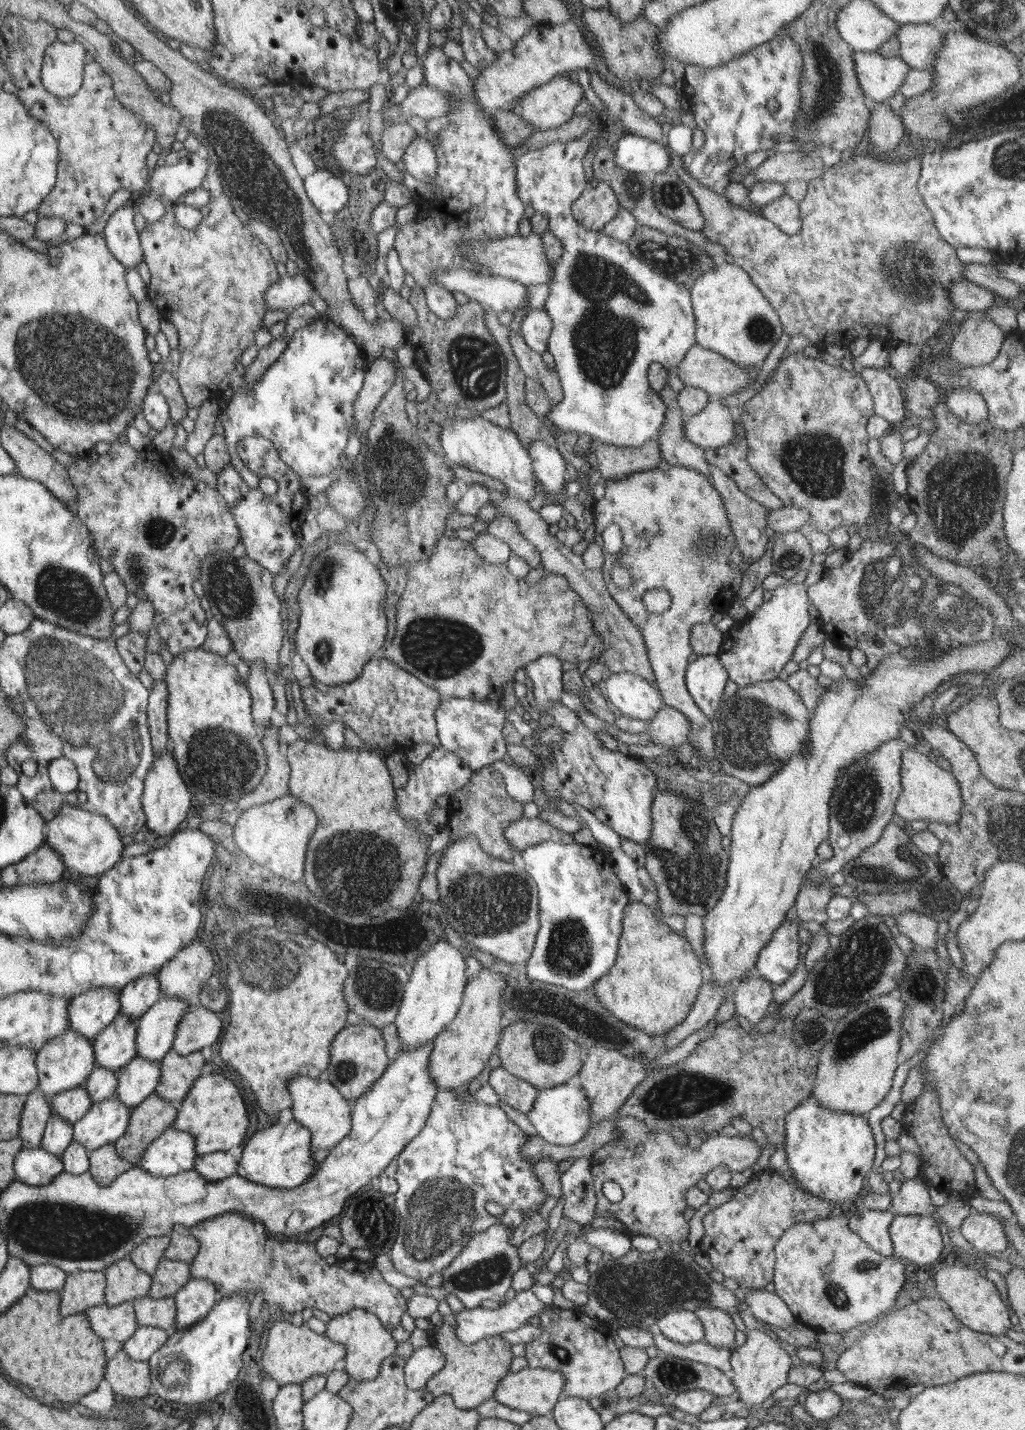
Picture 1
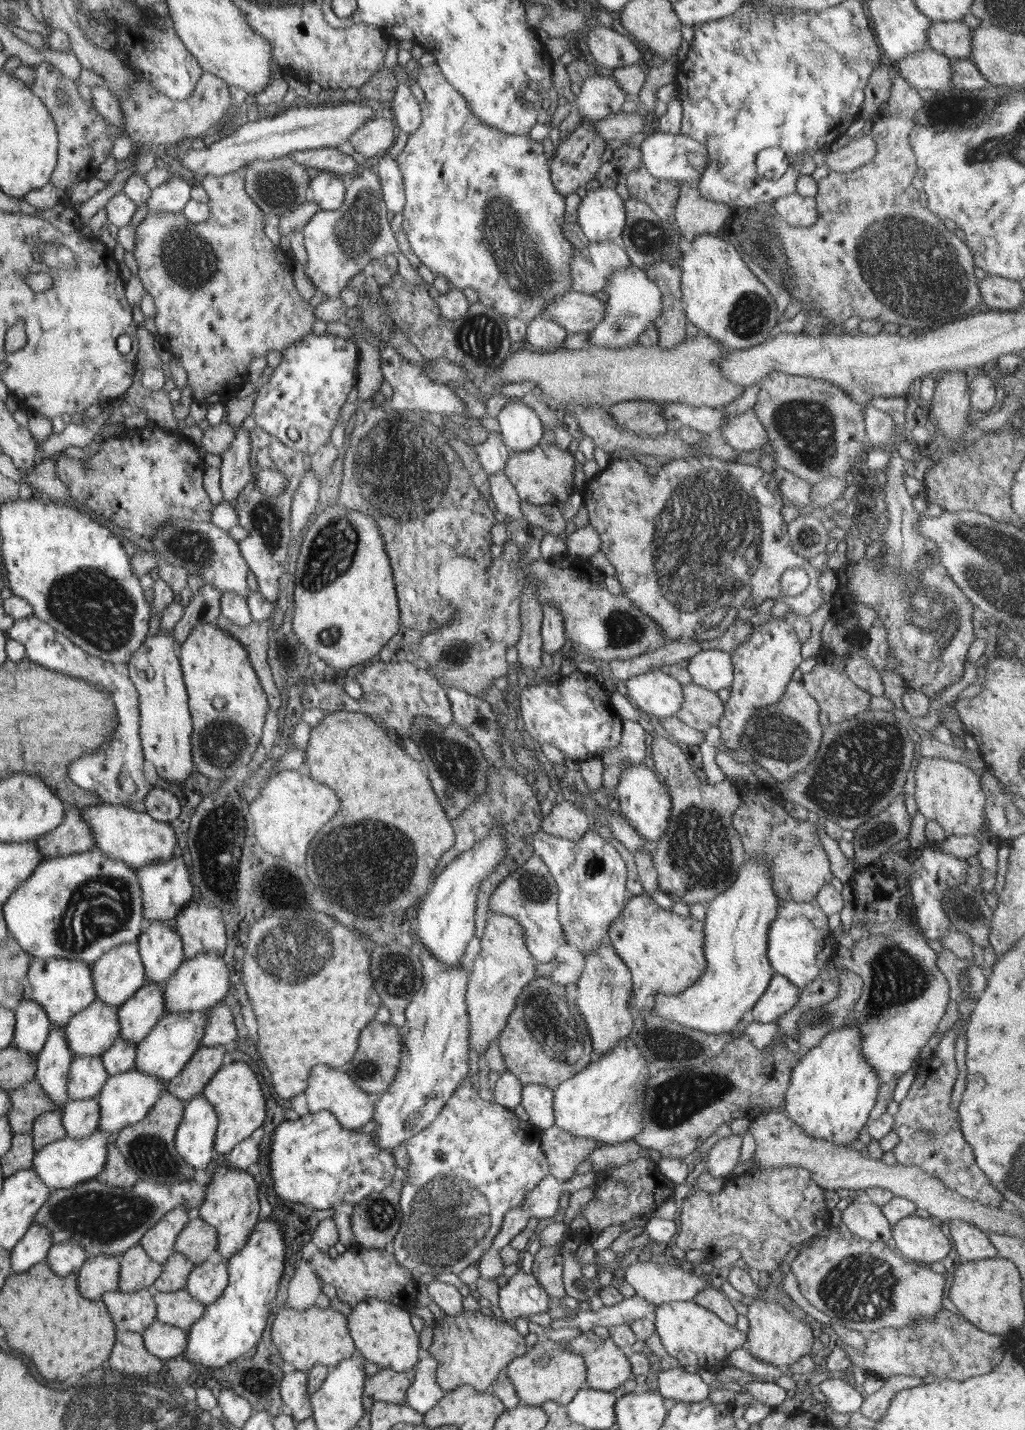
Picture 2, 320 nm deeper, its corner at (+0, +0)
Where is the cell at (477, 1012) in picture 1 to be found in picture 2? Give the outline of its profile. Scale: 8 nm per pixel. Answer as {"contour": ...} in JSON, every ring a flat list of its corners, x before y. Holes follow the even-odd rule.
{"contour":[[502,913,492,914,486,923,481,939,481,951,476,960,469,966,469,982,467,983,466,1005,468,1006,468,1050,478,1053,486,1052,490,1042,500,1036,500,1032,507,1026,518,996,522,989,534,979,534,968,538,970,540,965,534,960,532,953,528,950,525,941,524,927,513,916]]}

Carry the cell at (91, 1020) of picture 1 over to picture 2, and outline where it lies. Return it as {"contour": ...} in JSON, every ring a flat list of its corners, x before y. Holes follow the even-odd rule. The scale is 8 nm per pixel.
{"contour":[[124,943,105,952,92,963,93,979,97,990,97,1000,112,1008,125,1004,147,978,139,953,139,943]]}

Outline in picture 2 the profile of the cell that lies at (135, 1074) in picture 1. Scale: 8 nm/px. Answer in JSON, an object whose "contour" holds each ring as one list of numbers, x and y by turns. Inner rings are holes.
{"contour":[[206,1008,200,1012,170,1012,169,1015,166,1014,149,1036,136,1045,134,1068,140,1070,142,1074,156,1076,166,1082,181,1075,186,1065,193,1059,195,1052,198,1052,201,1047,210,1010,211,1008]]}

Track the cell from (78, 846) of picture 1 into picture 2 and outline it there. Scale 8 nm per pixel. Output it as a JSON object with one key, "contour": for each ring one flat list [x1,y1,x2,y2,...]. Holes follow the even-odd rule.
{"contour":[[98,804,83,808,81,815,91,826,95,836,94,847,98,847,107,857,124,861,135,869,166,862,176,852,176,836,170,822,152,818,142,807]]}

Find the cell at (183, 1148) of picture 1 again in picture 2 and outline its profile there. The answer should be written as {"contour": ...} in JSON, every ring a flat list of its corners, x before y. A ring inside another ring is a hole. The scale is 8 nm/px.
{"contour":[[203,1094,184,1102,184,1118,177,1129,174,1146,195,1170,206,1168,214,1158,214,1140,220,1120,214,1106]]}

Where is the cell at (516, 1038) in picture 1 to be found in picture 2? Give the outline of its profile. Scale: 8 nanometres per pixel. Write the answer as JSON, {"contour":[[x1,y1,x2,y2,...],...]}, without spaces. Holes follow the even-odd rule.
{"contour":[[550,978,532,979,522,989,506,1028,500,1032,498,1042,505,1070,514,1074,523,1086,538,1084,554,1090,592,1062,592,1050,584,1048,589,1030,576,1004,568,1006,566,992,564,986,554,984]]}

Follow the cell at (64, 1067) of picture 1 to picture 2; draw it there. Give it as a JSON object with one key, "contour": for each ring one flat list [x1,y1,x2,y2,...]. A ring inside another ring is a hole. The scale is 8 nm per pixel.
{"contour":[[97,1000,65,1026,68,1048,78,1055,102,1056,121,1035,118,1008]]}

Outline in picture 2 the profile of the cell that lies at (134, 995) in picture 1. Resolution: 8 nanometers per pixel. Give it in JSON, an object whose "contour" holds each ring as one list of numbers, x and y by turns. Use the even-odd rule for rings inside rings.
{"contour":[[160,921,145,925,137,942,148,983,164,986,186,959,179,932]]}

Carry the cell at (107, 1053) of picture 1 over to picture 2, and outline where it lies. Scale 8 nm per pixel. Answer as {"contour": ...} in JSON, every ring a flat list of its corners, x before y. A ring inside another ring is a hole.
{"contour":[[145,982,132,998,118,1008,119,1037,134,1046,145,1040,166,1015,164,996,164,986]]}

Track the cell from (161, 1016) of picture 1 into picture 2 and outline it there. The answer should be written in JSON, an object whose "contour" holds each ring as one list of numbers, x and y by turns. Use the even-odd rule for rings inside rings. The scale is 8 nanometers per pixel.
{"contour":[[204,951,191,959,185,959,177,971,165,982,165,1012,200,1012,214,1008,230,990,230,973,223,955]]}

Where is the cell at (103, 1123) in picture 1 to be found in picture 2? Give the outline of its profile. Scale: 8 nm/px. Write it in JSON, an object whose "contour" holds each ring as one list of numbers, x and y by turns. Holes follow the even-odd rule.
{"contour":[[135,1068,110,1077,97,1097,101,1104,101,1123,97,1130,116,1135,124,1130,124,1127,140,1122,153,1110,153,1107,157,1104,160,1092,162,1092,162,1080,160,1078,142,1074,140,1070]]}

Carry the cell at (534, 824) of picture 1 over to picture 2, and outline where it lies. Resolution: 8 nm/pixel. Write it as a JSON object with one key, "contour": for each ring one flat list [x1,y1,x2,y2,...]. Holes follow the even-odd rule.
{"contour":[[560,799,550,814,543,816,541,830,555,837,578,841,588,831,588,816,578,804]]}

